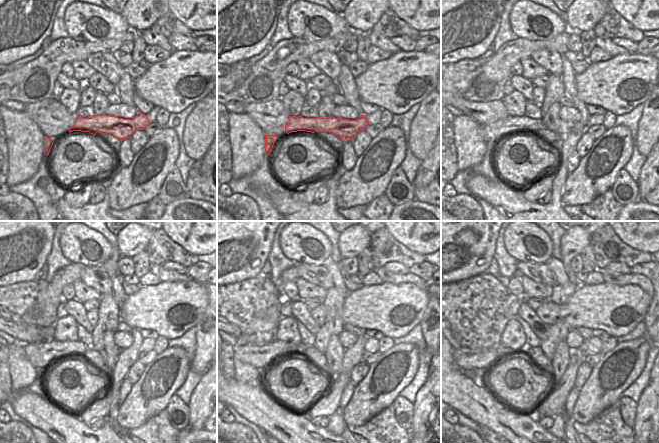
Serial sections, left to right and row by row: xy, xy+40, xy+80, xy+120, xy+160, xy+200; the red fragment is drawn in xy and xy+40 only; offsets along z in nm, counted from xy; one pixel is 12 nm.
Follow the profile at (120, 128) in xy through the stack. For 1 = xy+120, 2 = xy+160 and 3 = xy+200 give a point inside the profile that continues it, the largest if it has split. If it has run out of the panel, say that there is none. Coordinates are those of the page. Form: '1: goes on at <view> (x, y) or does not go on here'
1: goes on at xy+120 (40, 355)
2: goes on at xy+160 (259, 357)
3: goes on at xy+200 (466, 359)

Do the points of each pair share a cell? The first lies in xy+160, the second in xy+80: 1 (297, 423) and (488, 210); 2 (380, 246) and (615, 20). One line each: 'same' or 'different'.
1: different
2: same

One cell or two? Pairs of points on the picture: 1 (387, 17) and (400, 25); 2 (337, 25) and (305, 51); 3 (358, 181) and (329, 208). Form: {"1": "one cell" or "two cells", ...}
{"1": "one cell", "2": "two cells", "3": "two cells"}

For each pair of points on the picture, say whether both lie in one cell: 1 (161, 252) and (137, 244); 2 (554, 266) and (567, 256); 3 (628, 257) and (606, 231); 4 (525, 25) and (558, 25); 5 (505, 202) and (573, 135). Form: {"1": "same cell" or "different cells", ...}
{"1": "different cells", "2": "different cells", "3": "same cell", "4": "same cell", "5": "same cell"}

